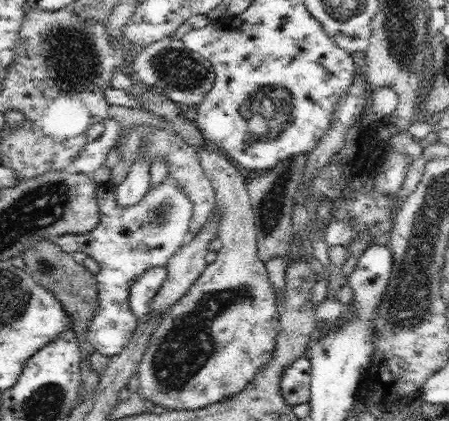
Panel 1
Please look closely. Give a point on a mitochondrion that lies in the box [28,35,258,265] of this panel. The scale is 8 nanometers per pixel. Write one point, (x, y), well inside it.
(176, 68)

